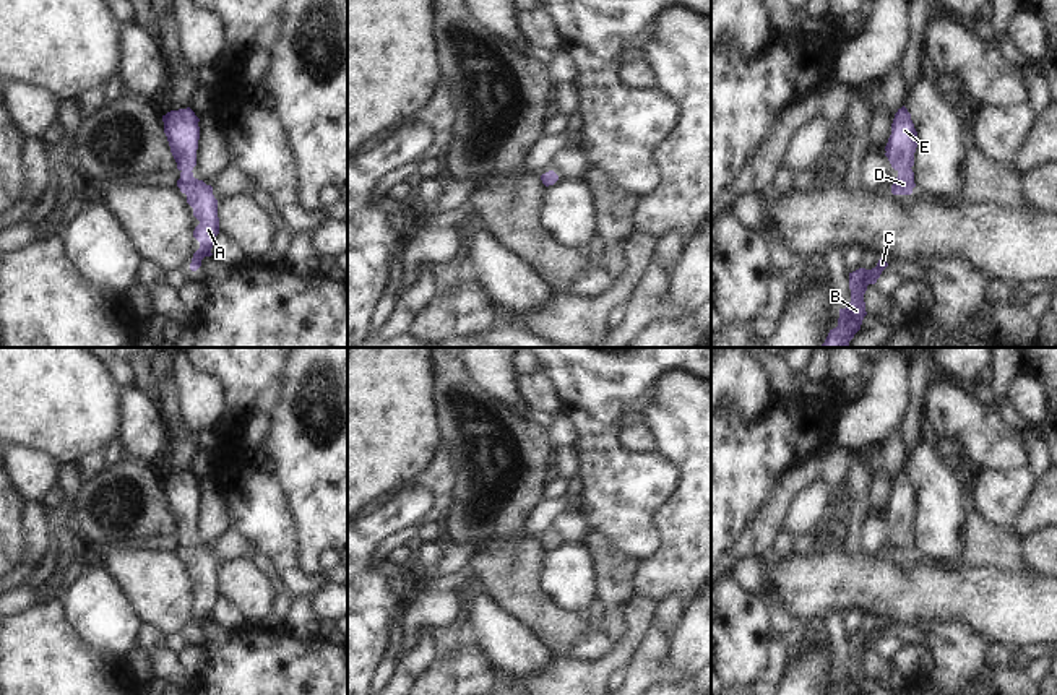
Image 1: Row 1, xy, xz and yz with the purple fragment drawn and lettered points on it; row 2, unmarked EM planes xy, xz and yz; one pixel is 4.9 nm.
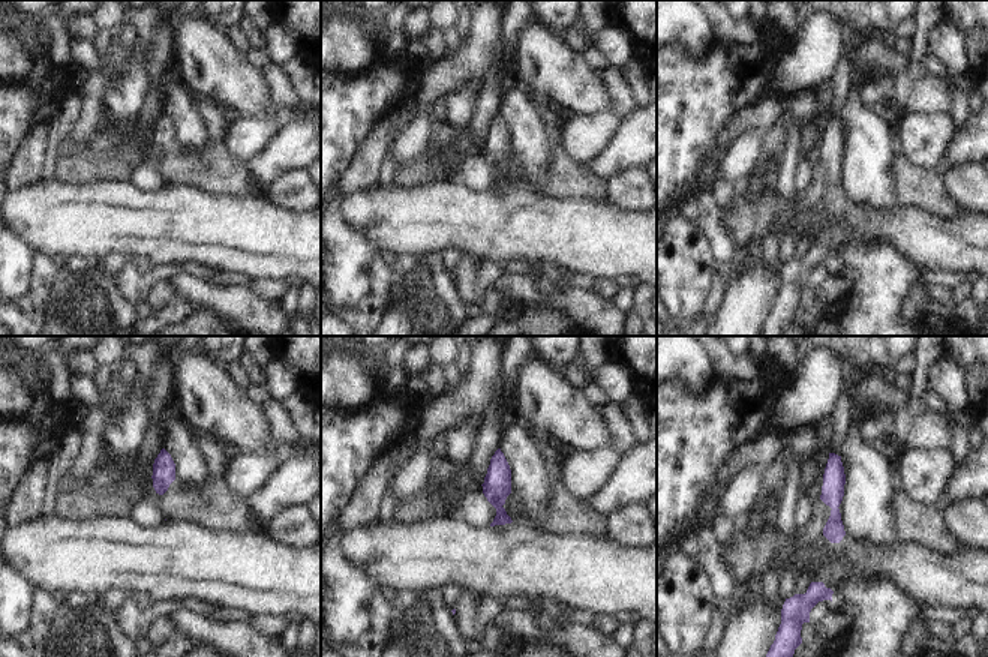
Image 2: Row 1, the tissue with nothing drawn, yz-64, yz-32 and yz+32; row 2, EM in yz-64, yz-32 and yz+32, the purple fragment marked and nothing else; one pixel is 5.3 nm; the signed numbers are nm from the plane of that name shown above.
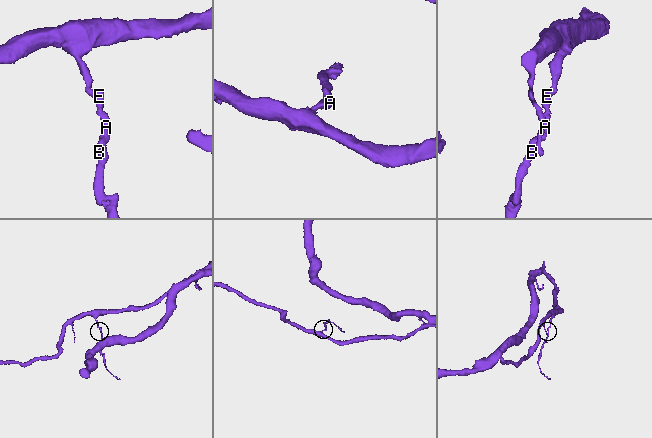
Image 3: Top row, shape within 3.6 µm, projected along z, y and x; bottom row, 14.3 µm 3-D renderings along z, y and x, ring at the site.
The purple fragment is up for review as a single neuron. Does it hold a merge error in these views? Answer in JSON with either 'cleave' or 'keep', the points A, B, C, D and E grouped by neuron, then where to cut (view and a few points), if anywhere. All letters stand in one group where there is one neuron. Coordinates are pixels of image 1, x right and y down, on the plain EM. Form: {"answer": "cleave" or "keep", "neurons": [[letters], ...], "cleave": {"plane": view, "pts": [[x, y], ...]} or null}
{"answer": "keep", "neurons": [["A", "B", "C", "D", "E"]], "cleave": null}

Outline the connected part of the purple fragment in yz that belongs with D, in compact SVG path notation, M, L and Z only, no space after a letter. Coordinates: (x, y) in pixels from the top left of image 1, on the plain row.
M903 469L895 477L891 487L891 499L885 510L885 520L888 521L891 531L898 536L896 544L891 549L893 559L911 559L914 547L914 516L917 512L917 495L911 484L911 477Z

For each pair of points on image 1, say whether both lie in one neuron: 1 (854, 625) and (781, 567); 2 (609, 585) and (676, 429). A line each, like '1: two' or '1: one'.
1: two
2: two

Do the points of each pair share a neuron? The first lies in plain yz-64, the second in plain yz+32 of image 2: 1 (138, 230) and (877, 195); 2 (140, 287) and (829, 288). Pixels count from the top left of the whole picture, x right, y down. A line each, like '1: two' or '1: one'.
1: two
2: two

